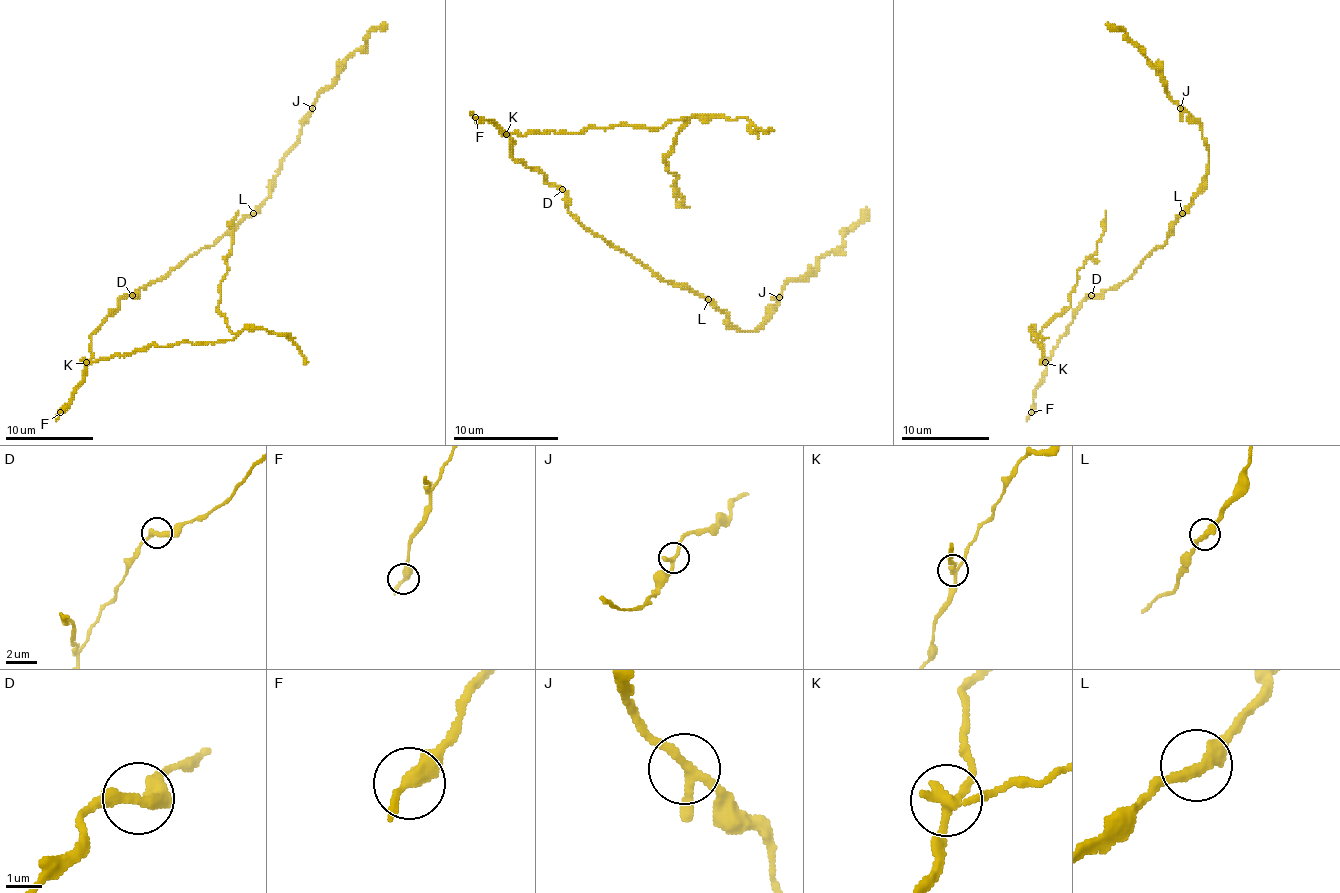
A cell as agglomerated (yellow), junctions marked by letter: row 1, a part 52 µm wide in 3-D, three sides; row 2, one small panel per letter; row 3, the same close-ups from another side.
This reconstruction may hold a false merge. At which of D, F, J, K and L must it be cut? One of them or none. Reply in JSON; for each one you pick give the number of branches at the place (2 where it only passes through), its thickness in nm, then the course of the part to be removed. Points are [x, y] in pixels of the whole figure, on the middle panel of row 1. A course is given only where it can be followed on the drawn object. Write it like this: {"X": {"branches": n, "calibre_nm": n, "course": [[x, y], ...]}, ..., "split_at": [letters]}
{"K": {"branches": 3, "calibre_nm": 240, "course": [[507, 133], [663, 128], [684, 117], [666, 165], [689, 207]]}, "split_at": ["K"]}

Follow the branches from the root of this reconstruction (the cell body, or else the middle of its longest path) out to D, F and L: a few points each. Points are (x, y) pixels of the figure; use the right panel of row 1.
D: (1108, 289), (1090, 296)
F: (1108, 289), (1088, 296), (1077, 309), (1068, 331), (1046, 364), (1044, 382), (1033, 395), (1031, 412)
L: (1108, 289), (1121, 285), (1156, 248), (1167, 241), (1169, 230), (1182, 213)

